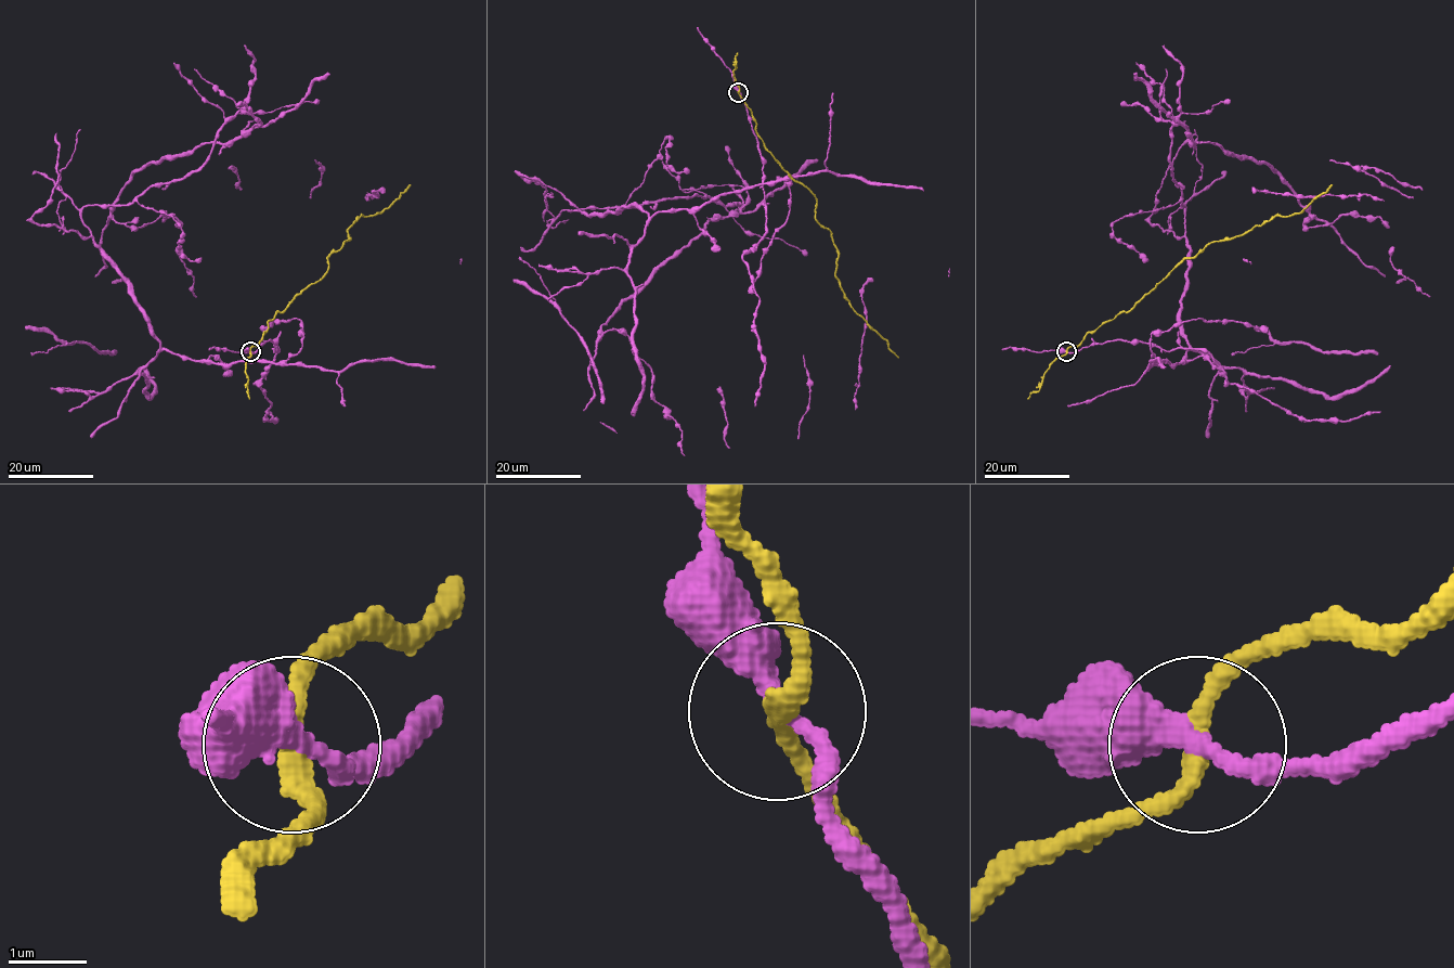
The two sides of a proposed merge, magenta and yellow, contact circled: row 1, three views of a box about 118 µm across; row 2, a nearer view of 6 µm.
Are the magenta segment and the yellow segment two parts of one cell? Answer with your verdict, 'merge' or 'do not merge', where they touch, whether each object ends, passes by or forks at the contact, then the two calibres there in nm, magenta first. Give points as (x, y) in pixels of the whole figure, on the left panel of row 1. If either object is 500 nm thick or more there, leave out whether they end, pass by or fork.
do not merge | (250, 351) | magenta passes by | yellow passes by | 360/240 nm

